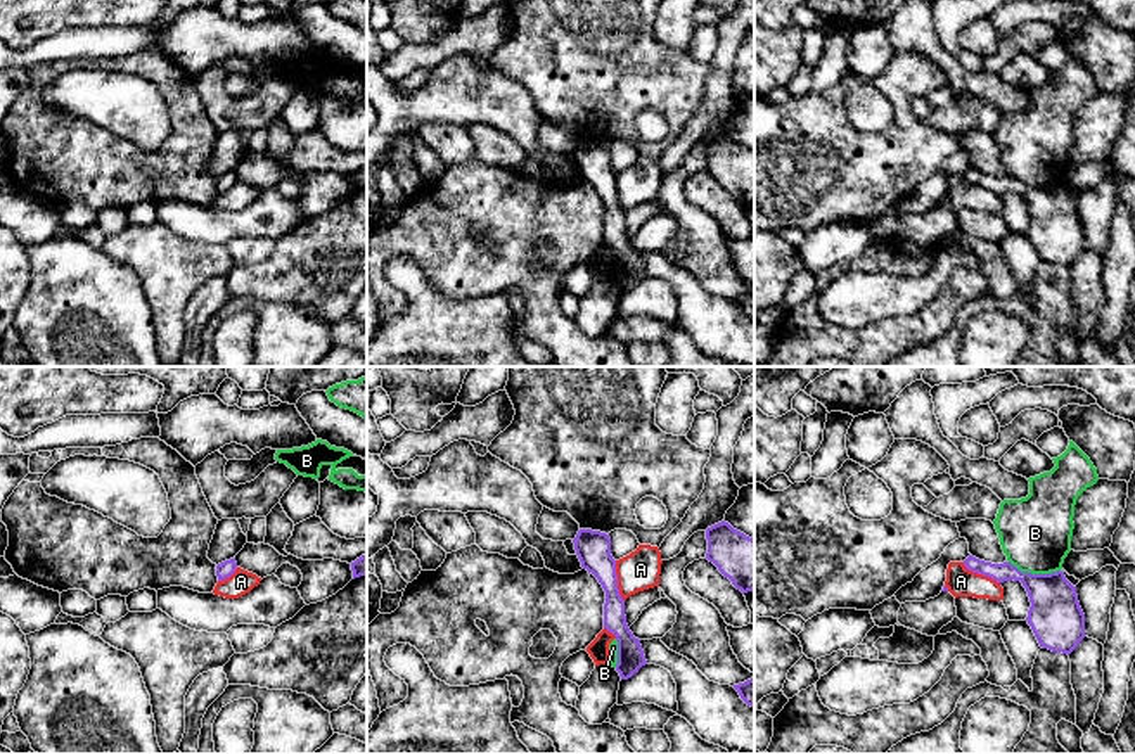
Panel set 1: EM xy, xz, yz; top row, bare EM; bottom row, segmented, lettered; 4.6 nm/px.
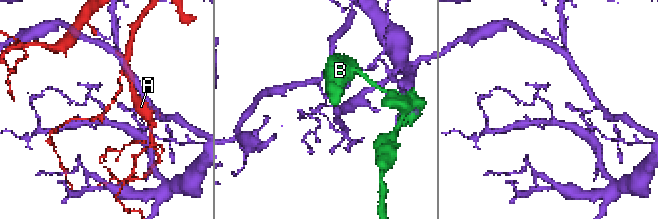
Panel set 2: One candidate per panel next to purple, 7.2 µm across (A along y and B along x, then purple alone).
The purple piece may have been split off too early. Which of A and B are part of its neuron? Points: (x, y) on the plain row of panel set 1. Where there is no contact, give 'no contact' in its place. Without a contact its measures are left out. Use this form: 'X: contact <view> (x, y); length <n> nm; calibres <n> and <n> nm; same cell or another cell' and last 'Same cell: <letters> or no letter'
A: contact xz (616, 194); length 200 nm; calibres 160 and 180 nm; another cell
B: contact yz (1035, 187); length 240 nm; calibres 260 and 340 nm; another cell
Same cell: no letter

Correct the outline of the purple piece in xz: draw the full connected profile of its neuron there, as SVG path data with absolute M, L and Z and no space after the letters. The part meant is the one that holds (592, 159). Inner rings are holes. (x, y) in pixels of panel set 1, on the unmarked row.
M580 142L573 152L581 180L592 185L606 204L604 240L618 252L616 284L621 292L632 291L647 277L640 252L626 237L625 213L619 208L616 173L611 168L611 150L606 145Z

